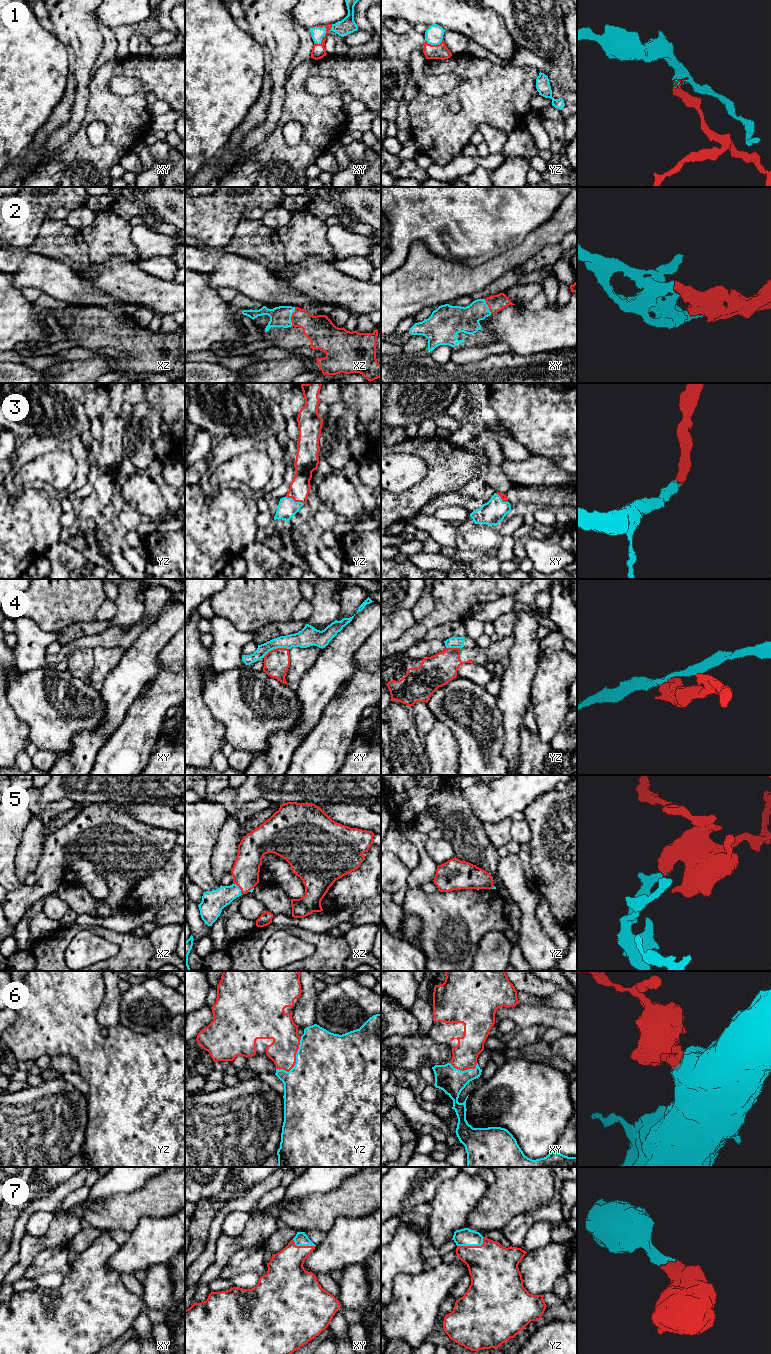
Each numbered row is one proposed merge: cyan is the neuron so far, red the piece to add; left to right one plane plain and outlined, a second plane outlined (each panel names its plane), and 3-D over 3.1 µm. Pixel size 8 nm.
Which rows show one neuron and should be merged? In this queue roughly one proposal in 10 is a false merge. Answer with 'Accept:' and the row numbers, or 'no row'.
Accept: 1, 2, 3, 5, 6, 7

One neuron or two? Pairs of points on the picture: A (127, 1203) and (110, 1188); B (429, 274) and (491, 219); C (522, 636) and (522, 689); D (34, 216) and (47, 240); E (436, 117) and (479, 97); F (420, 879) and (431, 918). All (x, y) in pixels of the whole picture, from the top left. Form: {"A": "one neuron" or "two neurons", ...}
{"A": "two neurons", "B": "two neurons", "C": "one neuron", "D": "two neurons", "E": "one neuron", "F": "two neurons"}

